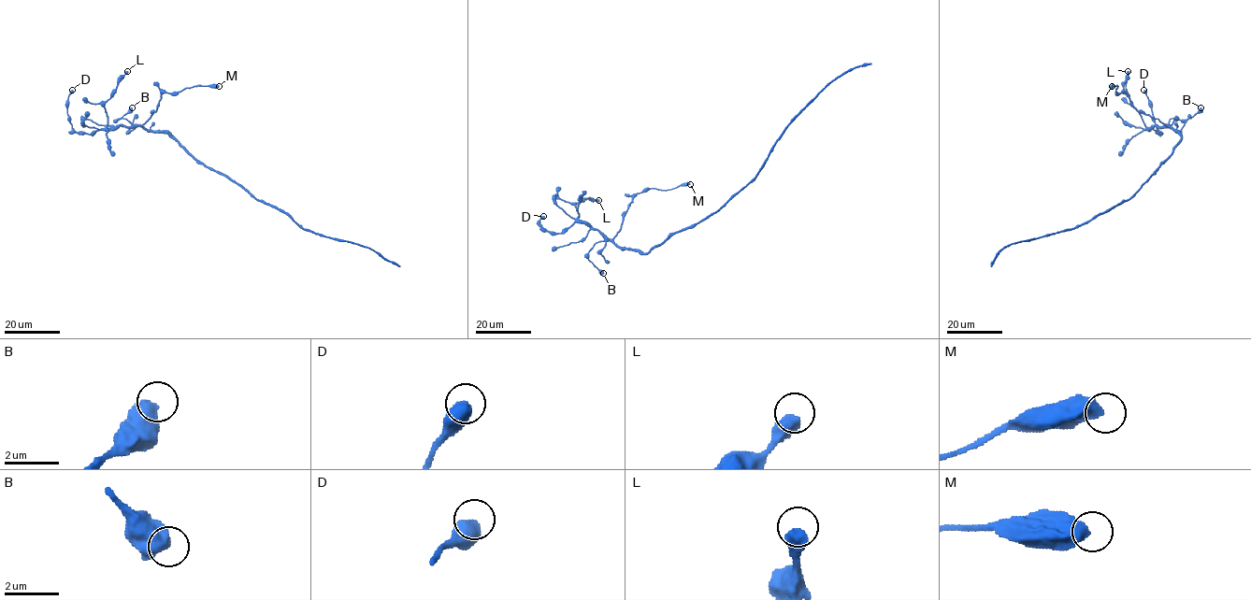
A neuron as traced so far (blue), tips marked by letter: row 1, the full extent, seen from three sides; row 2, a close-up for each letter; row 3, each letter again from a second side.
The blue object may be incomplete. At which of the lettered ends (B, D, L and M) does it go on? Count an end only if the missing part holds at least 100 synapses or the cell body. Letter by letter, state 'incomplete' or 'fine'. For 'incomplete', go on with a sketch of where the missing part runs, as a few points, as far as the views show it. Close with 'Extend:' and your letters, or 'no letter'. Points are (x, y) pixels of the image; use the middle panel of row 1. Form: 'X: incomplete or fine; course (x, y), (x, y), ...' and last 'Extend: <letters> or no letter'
B: fine
D: fine
L: fine
M: fine
Extend: no letter

